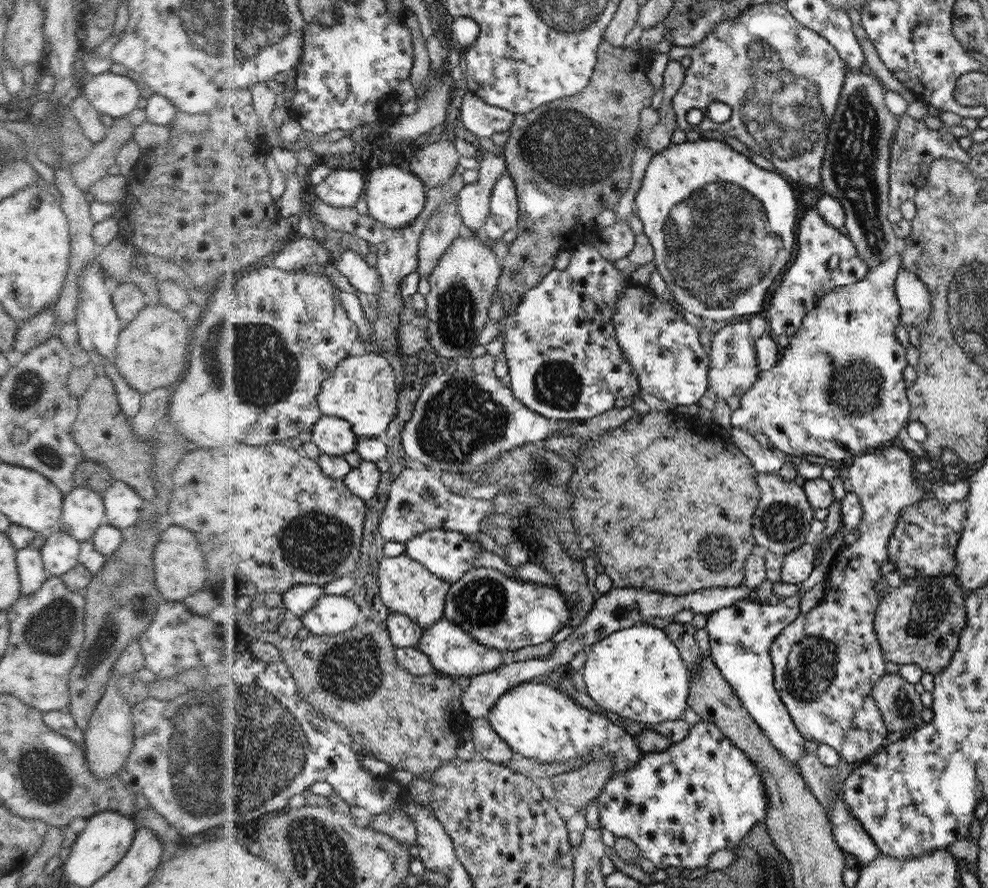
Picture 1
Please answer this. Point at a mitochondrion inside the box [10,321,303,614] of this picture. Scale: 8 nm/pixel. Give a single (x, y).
(49, 456)

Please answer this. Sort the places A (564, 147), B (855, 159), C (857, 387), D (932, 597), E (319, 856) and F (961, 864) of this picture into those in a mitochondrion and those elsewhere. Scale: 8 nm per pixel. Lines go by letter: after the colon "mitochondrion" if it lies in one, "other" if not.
A: mitochondrion
B: mitochondrion
C: mitochondrion
D: mitochondrion
E: mitochondrion
F: other

